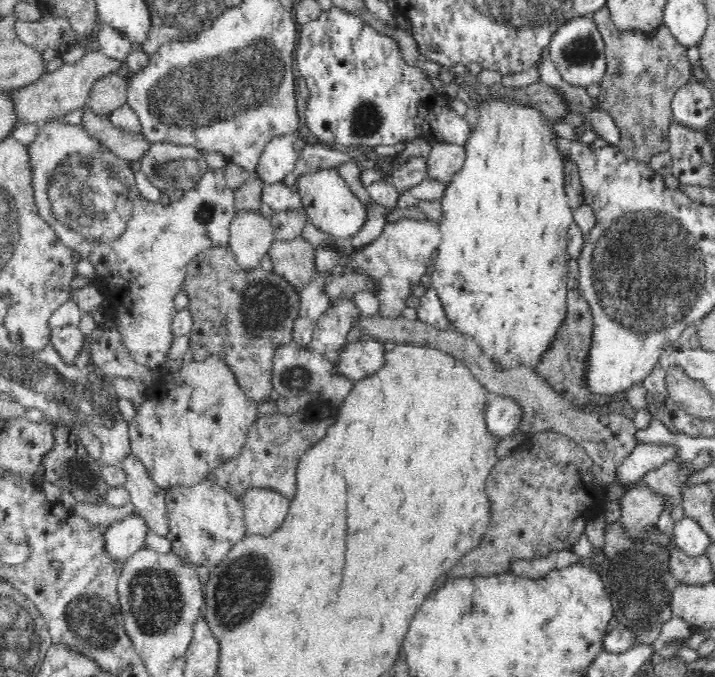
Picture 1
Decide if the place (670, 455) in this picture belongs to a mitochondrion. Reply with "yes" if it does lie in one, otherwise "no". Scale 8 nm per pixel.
no

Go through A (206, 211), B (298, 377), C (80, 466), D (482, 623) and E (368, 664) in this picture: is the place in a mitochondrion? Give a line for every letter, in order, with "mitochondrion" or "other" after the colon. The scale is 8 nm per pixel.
A: mitochondrion
B: mitochondrion
C: other
D: mitochondrion
E: other

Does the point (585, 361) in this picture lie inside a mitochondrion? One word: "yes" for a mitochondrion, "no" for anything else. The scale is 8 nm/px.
no

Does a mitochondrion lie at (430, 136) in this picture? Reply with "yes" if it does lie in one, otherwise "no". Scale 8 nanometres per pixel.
no

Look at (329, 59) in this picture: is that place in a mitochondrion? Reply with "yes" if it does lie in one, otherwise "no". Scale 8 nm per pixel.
no

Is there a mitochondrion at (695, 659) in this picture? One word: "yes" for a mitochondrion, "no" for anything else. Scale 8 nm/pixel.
no

